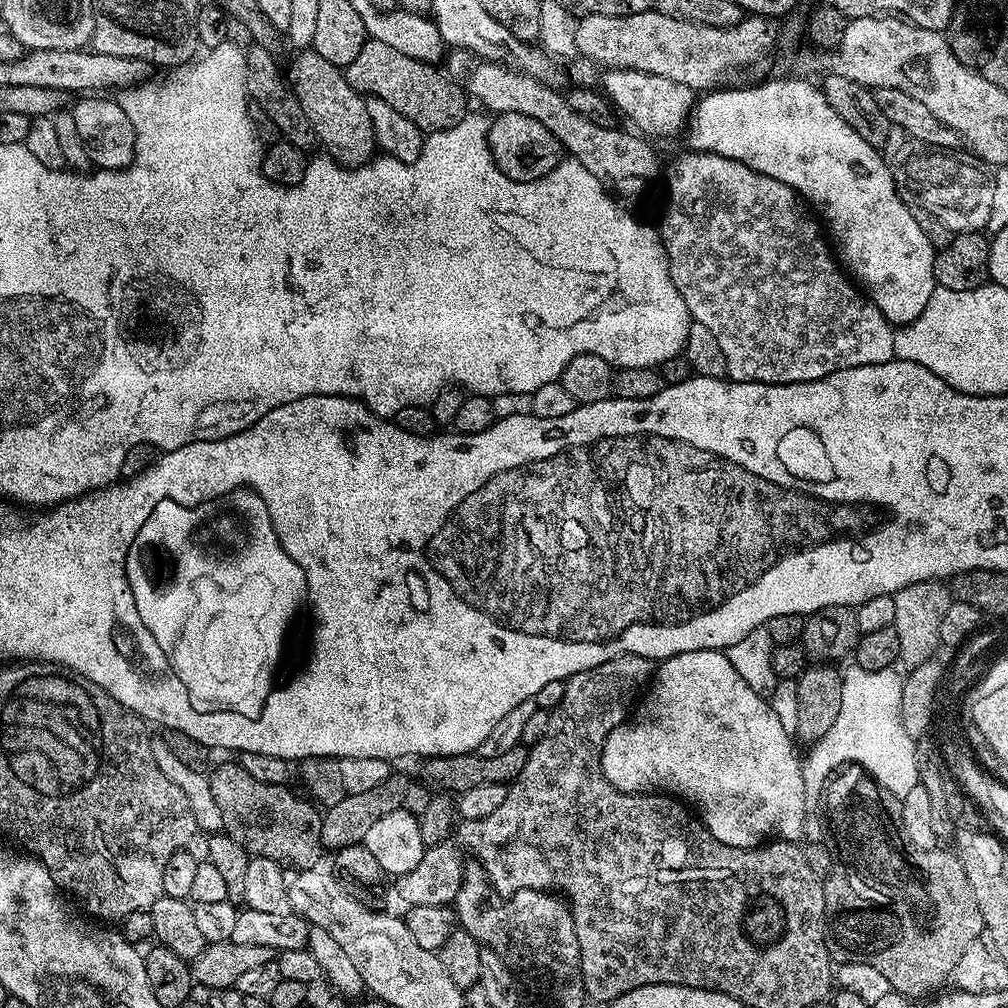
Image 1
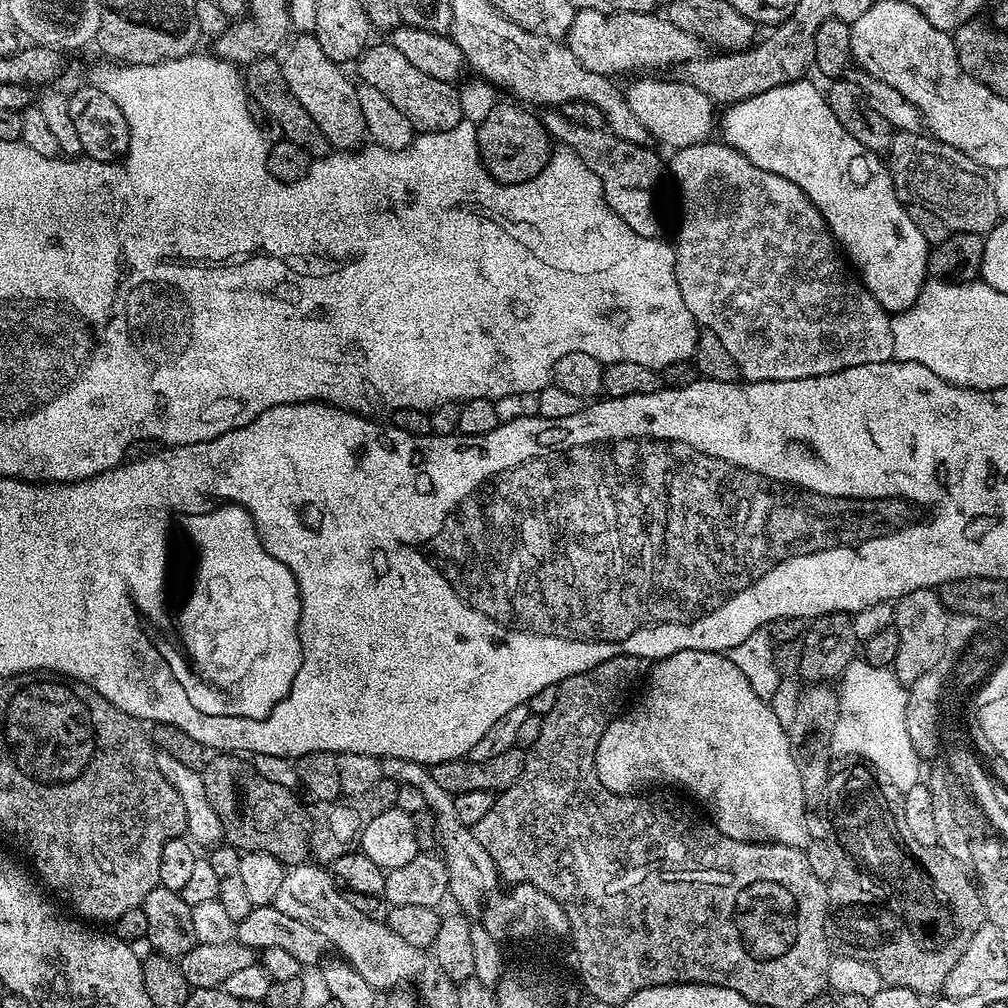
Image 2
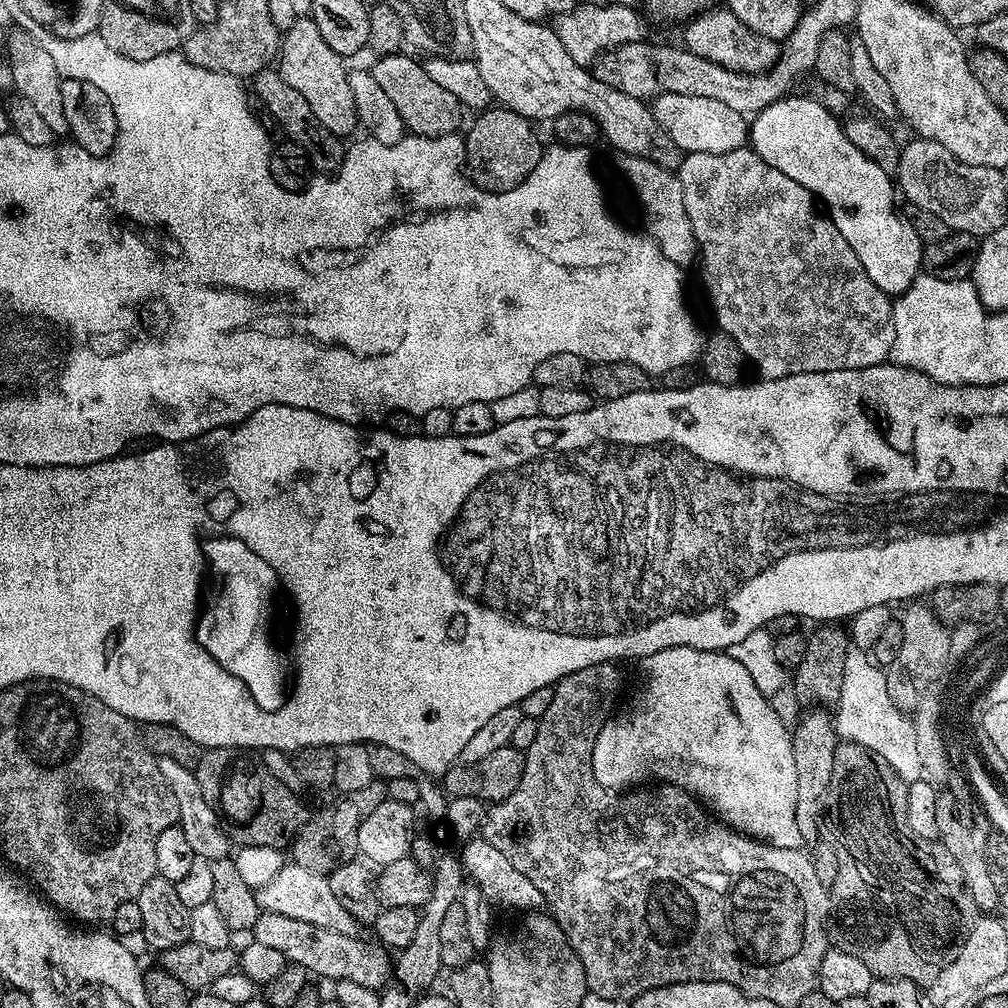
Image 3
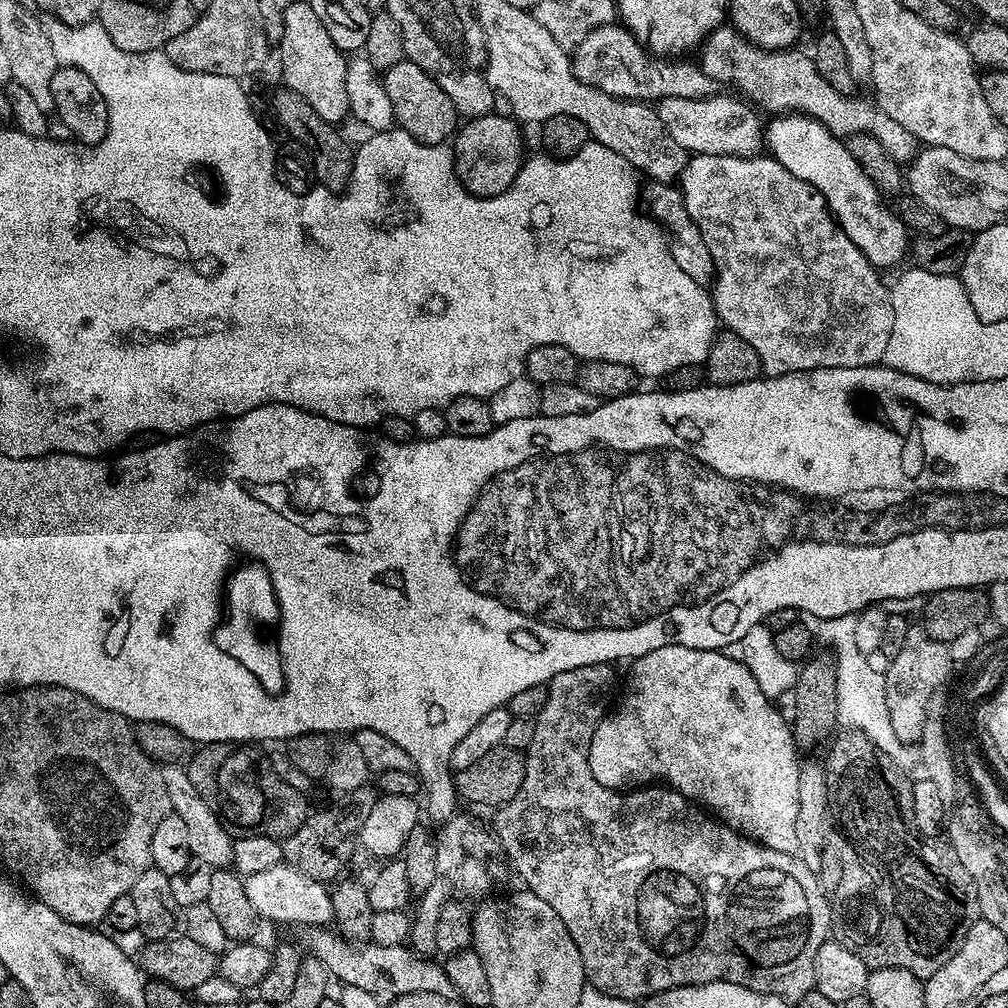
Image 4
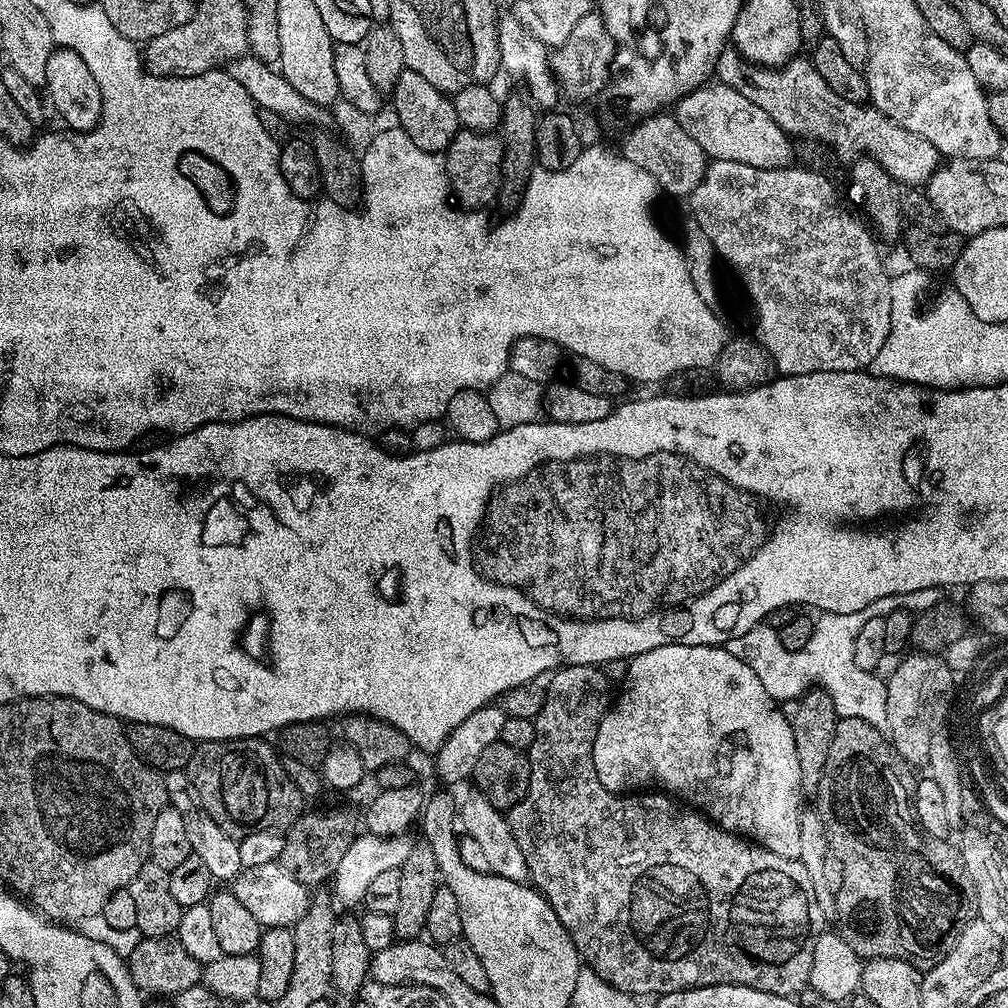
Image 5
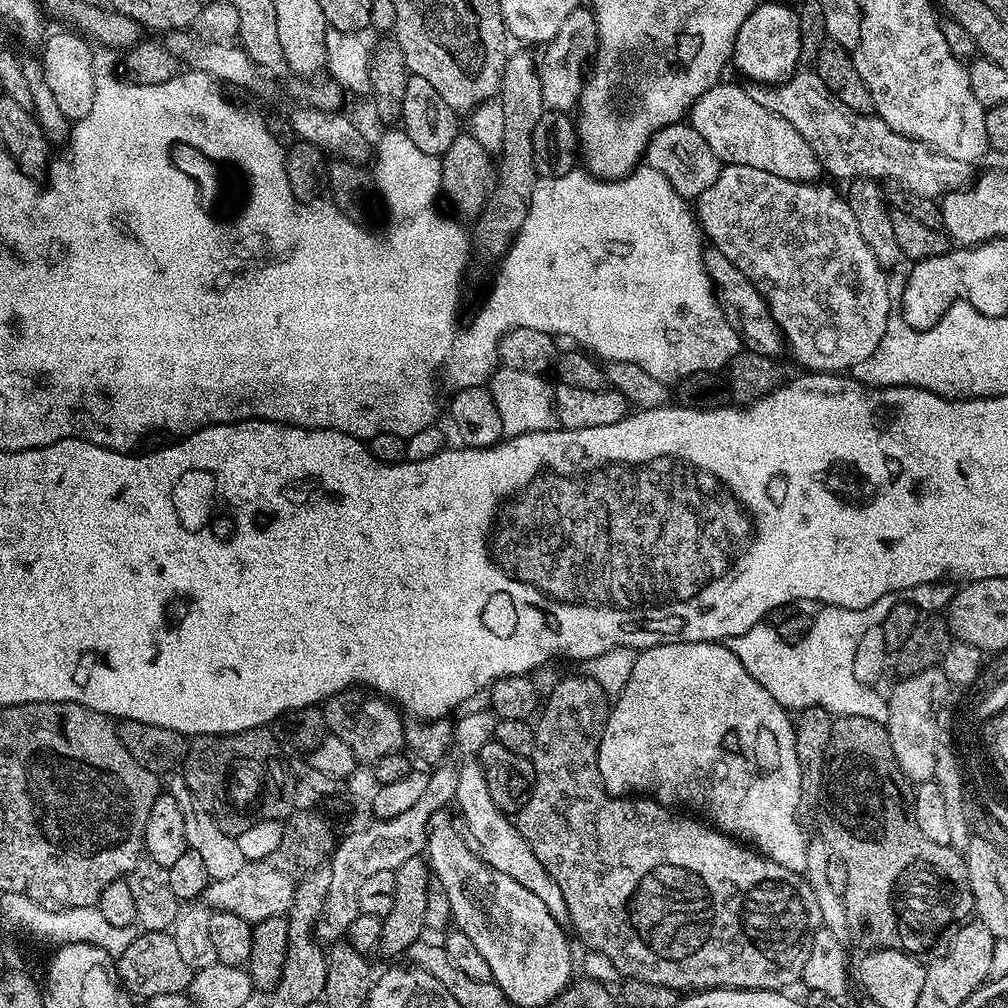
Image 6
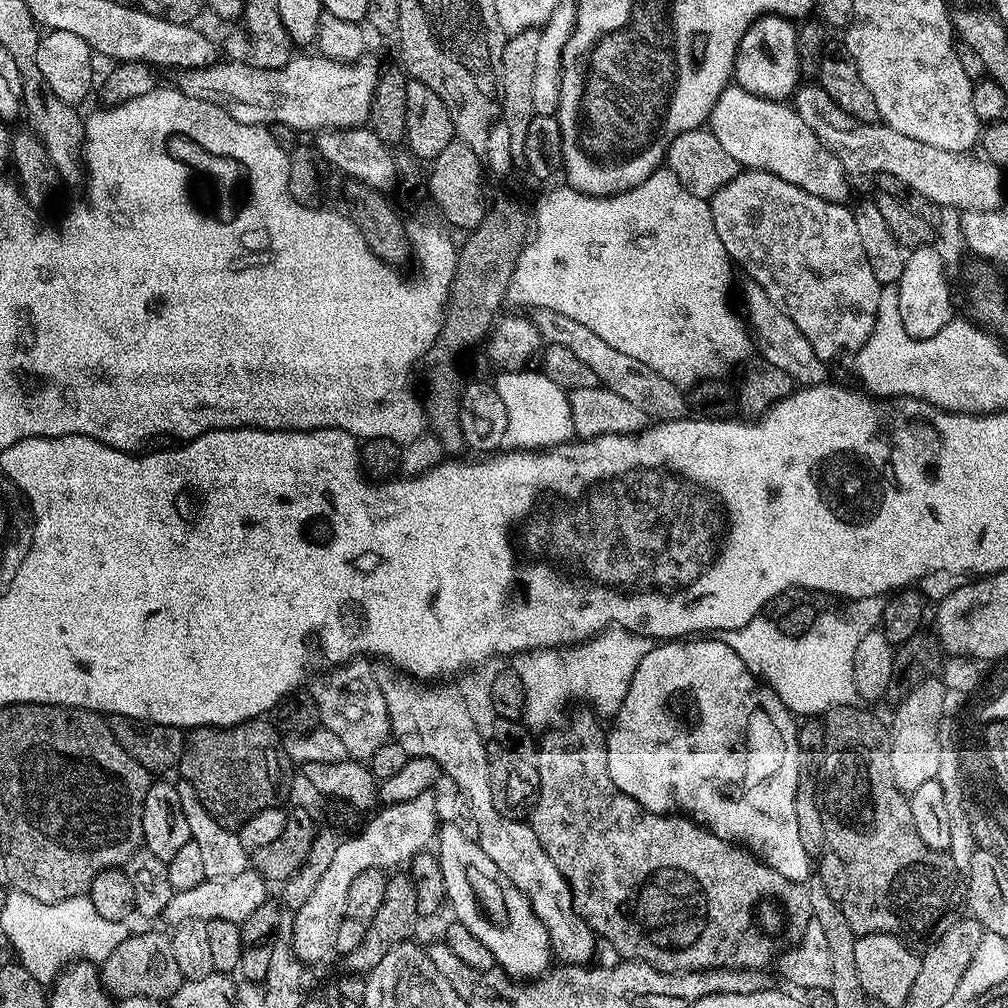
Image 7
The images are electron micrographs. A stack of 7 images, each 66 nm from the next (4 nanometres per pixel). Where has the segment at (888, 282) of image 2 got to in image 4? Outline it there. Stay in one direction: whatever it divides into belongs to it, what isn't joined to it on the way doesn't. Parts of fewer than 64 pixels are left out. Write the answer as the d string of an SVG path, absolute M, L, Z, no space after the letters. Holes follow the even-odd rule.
M780 114L769 120L772 121L766 124L766 148L772 159L824 197L836 223L877 270L892 268L906 256L910 239L903 222L883 204L882 193L867 170L858 166L841 137L809 116Z

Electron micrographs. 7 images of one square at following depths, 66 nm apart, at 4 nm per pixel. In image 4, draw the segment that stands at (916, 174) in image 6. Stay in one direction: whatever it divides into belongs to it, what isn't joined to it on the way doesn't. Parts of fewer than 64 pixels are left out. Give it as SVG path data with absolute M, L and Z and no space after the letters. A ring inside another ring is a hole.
M721 26L706 36L702 47L699 49L698 63L700 69L706 74L710 74L710 78L716 80L717 85L724 86L729 84L737 93L743 94L757 109L772 112L768 114L799 114L801 116L809 116L818 122L822 122L822 126L826 126L836 136L841 138L851 138L854 136L873 136L878 138L878 142L882 142L882 146L886 146L886 150L897 162L911 161L912 157L918 151L918 142L910 134L910 130L906 130L902 126L898 126L898 122L894 122L894 118L890 118L890 114L886 114L871 99L859 100L859 95L853 94L847 96L838 90L834 90L834 86L830 86L830 82L826 82L826 78L822 78L822 74L818 74L818 66L812 60L811 55L807 51L796 52L797 50L781 50L779 52L771 52L769 48L760 48L757 44L750 43L742 35L742 33L731 26Z

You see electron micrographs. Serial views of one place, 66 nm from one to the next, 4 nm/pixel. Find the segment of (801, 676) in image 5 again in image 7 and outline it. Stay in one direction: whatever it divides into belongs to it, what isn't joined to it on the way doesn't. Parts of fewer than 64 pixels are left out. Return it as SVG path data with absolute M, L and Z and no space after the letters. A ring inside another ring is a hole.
M884 596L849 601L843 605L843 612L819 613L805 634L792 636L776 632L776 664L752 664L749 670L753 674L756 668L764 668L764 672L772 676L772 680L767 682L768 687L776 684L772 692L787 706L788 711L797 717L810 718L821 715L831 708L855 707L860 700L853 678L855 647L866 634L879 627L886 604L887 599Z

